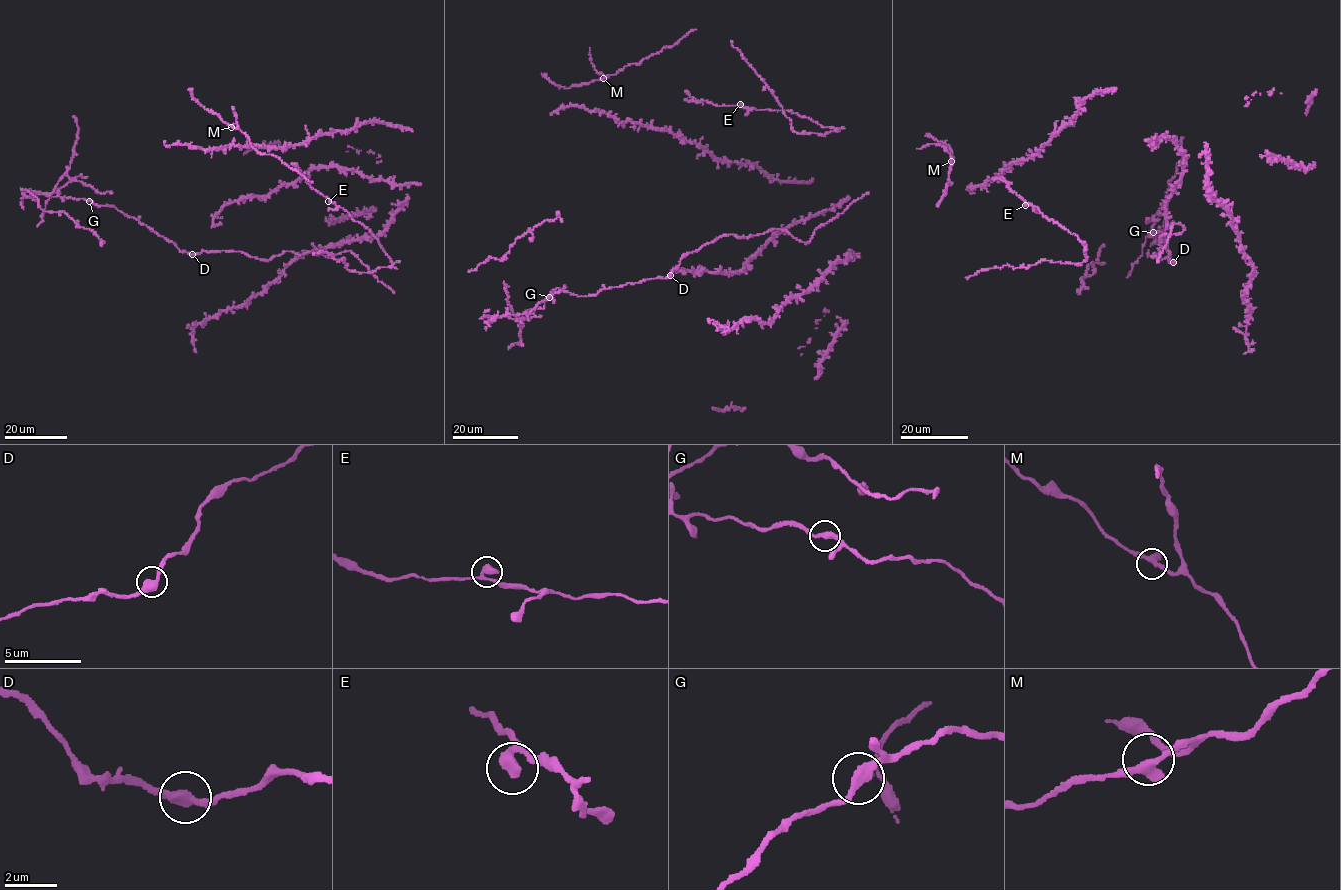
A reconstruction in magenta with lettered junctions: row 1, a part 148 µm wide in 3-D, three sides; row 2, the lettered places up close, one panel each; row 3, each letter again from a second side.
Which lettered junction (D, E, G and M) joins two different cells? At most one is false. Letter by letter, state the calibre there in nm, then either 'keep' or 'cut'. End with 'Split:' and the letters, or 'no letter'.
D: calibre 400 nm; keep
E: calibre 380 nm; keep
G: calibre 360 nm; cut
M: calibre 360 nm; keep
Split: G

